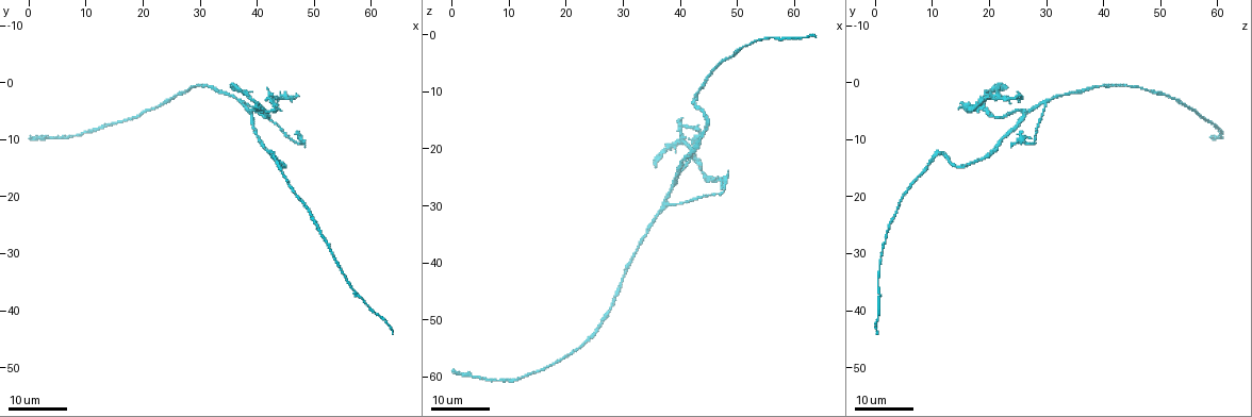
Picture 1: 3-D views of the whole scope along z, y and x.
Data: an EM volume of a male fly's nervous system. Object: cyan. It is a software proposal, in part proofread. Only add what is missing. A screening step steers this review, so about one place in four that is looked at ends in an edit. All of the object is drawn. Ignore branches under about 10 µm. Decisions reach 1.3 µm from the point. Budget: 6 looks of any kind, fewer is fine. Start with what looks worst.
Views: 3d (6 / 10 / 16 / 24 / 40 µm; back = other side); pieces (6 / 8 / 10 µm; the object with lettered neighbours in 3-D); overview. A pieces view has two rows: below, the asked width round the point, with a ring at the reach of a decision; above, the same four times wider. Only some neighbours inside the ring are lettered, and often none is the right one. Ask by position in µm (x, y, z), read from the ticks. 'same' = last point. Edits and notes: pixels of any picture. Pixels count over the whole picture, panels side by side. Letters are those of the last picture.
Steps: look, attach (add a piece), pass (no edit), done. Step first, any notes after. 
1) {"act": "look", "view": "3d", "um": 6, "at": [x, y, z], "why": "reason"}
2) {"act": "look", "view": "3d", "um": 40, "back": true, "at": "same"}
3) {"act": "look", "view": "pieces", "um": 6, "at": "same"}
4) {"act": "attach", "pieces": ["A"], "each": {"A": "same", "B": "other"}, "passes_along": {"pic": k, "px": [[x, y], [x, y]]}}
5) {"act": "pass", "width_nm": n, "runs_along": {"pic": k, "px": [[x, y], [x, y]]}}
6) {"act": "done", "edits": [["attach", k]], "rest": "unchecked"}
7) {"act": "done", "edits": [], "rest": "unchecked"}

{"act": "look", "view": "3d", "um": 24, "at": [0.0, 9.5, 58.5], "why": "an open end"}

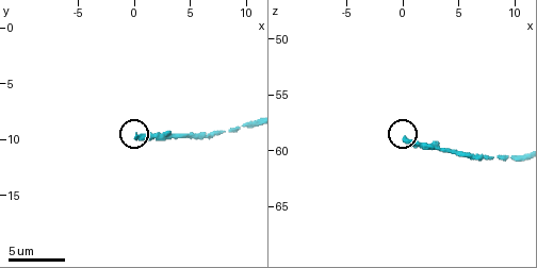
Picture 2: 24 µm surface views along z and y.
{"act": "look", "view": "pieces", "um": 6, "at": [0.2, 9.8, 59.2]}

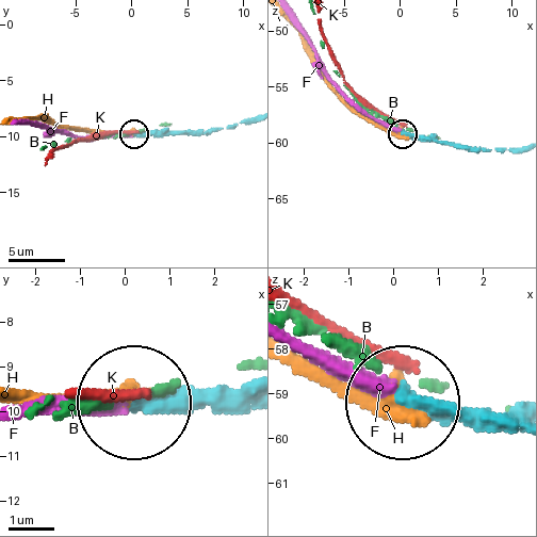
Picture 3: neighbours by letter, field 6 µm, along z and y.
{"act": "attach", "pieces": ["F"], "each": {"B": "other", "F": "same", "H": "other", "K": "other"}, "passes_along": {"pic": 3, "px": [[247, 393], [21, 405]]}, "found": "it goes on there"}

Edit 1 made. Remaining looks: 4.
{"act": "look", "view": "3d", "um": 16, "at": [47.0, 2.5, 25.5], "why": "end of a long branch"}

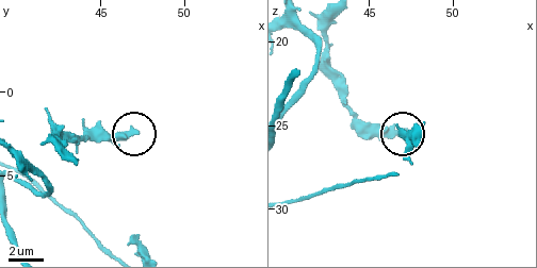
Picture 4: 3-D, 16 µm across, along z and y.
{"act": "look", "view": "pieces", "um": 6, "at": "same"}

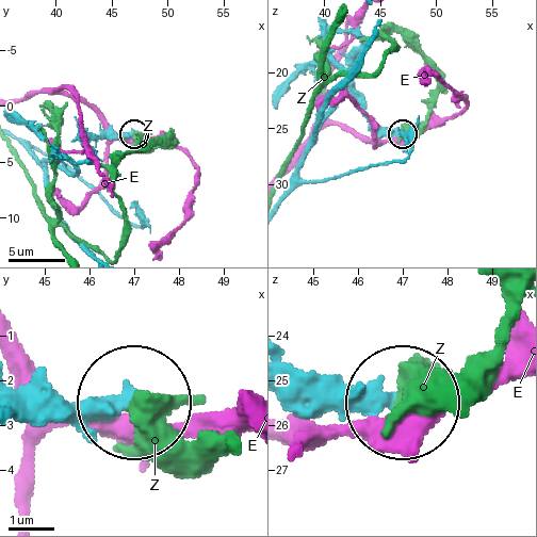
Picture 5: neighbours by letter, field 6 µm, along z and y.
{"act": "pass", "width_nm": 250, "each": {"E": "other", "Z": "other"}, "runs_along": {"pic": 5, "px": [[292, 361], [392, 403]]}, "found": "no lettered piece goes on from it"}

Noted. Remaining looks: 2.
{"act": "look", "view": "3d", "um": 16, "at": [63.5, 44.0, 0.0]}

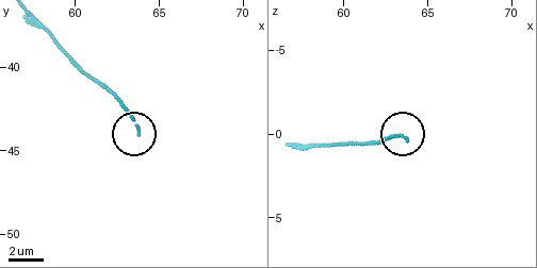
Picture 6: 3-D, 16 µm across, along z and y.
{"act": "look", "view": "pieces", "um": 8, "at": [63.8, 44.1, 0.5]}

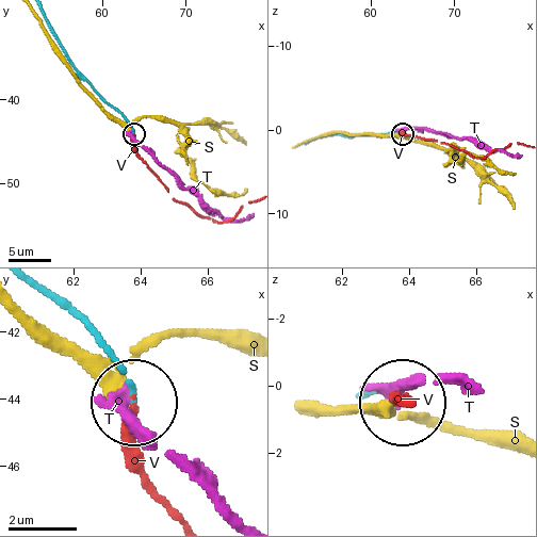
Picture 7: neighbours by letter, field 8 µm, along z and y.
{"act": "attach", "pieces": ["V"], "each": {"S": "other", "T": "other", "V": "same"}, "passes_along": {"pic": 7, "px": [[66, 304], [126, 378], [134, 473], [175, 516]]}, "found": "the neuron continues"}

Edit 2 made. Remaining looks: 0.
{"act": "done", "edits": [["attach", 3], ["attach", 7]], "rest": "unchecked"}

